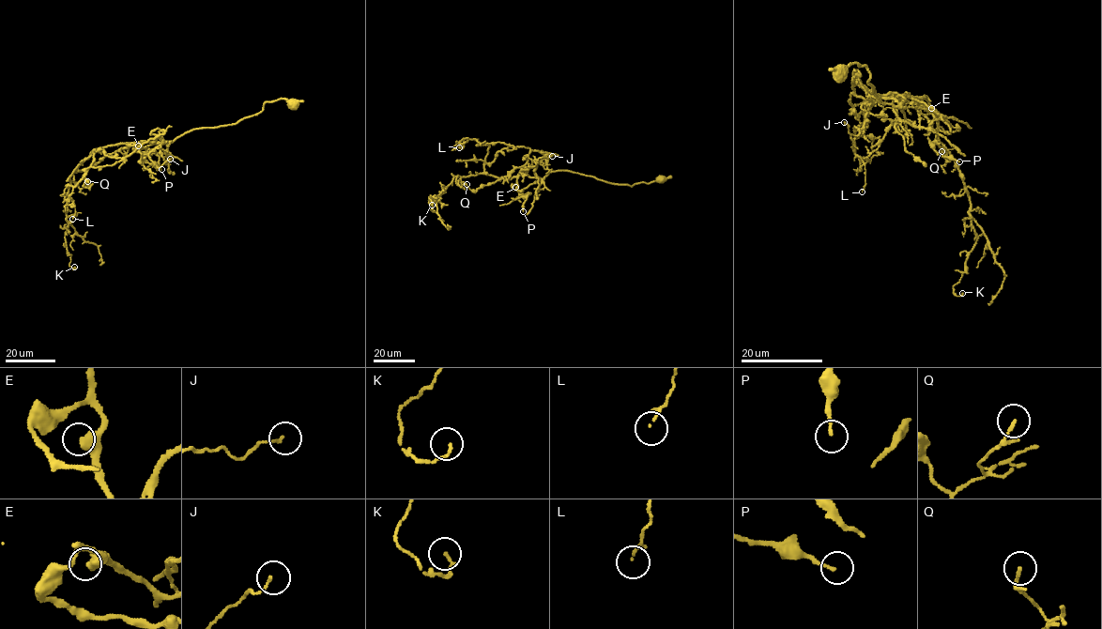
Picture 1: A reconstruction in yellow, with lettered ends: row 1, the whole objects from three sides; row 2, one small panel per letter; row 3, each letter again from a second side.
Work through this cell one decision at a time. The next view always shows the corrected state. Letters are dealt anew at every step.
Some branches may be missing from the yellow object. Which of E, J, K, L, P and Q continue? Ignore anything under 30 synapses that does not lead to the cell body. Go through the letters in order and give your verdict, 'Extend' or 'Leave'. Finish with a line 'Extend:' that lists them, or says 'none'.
E: Leave
J: Leave
K: Leave
L: Leave
P: Leave
Q: Leave
Extend: none

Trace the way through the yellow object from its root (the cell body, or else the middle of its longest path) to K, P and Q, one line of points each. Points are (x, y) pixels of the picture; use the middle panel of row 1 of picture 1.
K: (661, 179), (631, 186), (568, 171), (543, 178), (482, 174), (454, 176), (430, 204), (429, 198), (432, 205)
P: (661, 179), (631, 186), (568, 171), (552, 171), (523, 190), (521, 194), (529, 193), (523, 205), (523, 211)
Q: (661, 179), (631, 186), (563, 170), (543, 178), (457, 176), (457, 184), (466, 184)

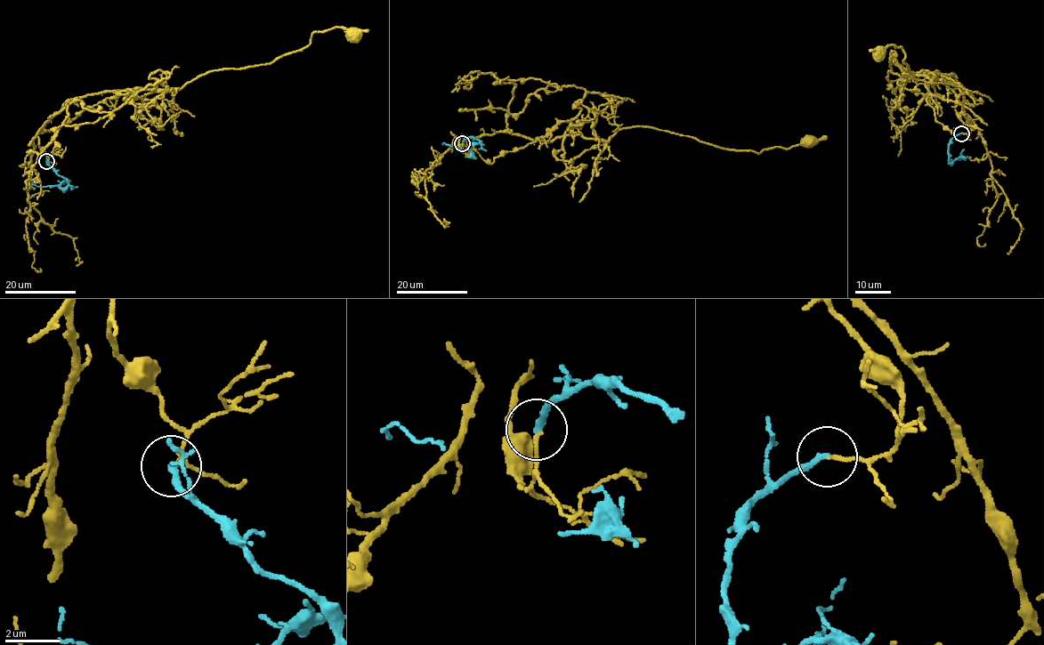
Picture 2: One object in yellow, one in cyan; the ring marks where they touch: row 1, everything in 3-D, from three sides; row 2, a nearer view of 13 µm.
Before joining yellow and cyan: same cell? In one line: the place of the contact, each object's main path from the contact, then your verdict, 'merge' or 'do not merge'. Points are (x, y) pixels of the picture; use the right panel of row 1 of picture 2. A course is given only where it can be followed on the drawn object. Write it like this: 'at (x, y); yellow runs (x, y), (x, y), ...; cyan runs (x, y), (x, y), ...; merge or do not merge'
at (961, 133); yellow runs (961, 133), (971, 124), (961, 113), (963, 94), (953, 73), (915, 79), (904, 69), (901, 47), (878, 52); cyan runs (961, 133), (949, 146), (950, 161), (959, 159), (964, 149); do not merge

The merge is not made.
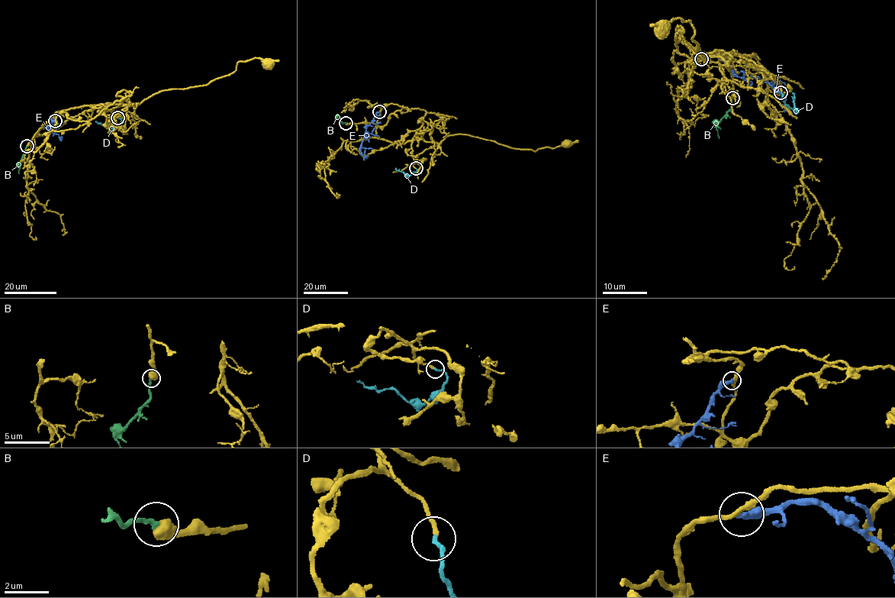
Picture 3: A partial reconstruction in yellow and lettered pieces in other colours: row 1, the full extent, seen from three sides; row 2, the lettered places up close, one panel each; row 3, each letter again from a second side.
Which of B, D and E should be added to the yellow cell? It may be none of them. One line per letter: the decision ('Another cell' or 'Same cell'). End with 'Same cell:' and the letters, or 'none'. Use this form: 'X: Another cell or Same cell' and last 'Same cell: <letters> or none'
B: Same cell
D: Same cell
E: Another cell
Same cell: B, D

